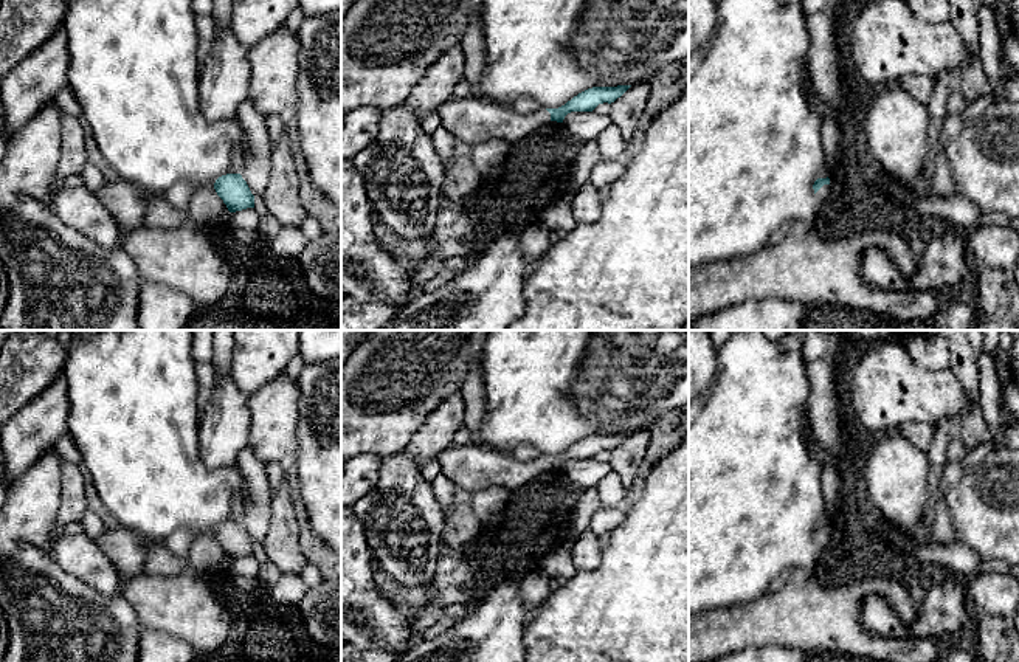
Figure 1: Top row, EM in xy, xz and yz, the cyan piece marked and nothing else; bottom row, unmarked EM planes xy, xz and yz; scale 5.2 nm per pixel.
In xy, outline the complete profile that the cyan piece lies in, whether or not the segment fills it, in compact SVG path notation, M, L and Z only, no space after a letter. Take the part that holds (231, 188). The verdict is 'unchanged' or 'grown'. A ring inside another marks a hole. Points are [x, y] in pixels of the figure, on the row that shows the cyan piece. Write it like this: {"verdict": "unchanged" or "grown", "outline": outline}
{"verdict": "unchanged", "outline": "M226 174L216 180L214 189L230 212L254 208L254 195L240 174Z"}

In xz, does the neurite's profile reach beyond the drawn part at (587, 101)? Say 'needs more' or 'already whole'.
needs more

